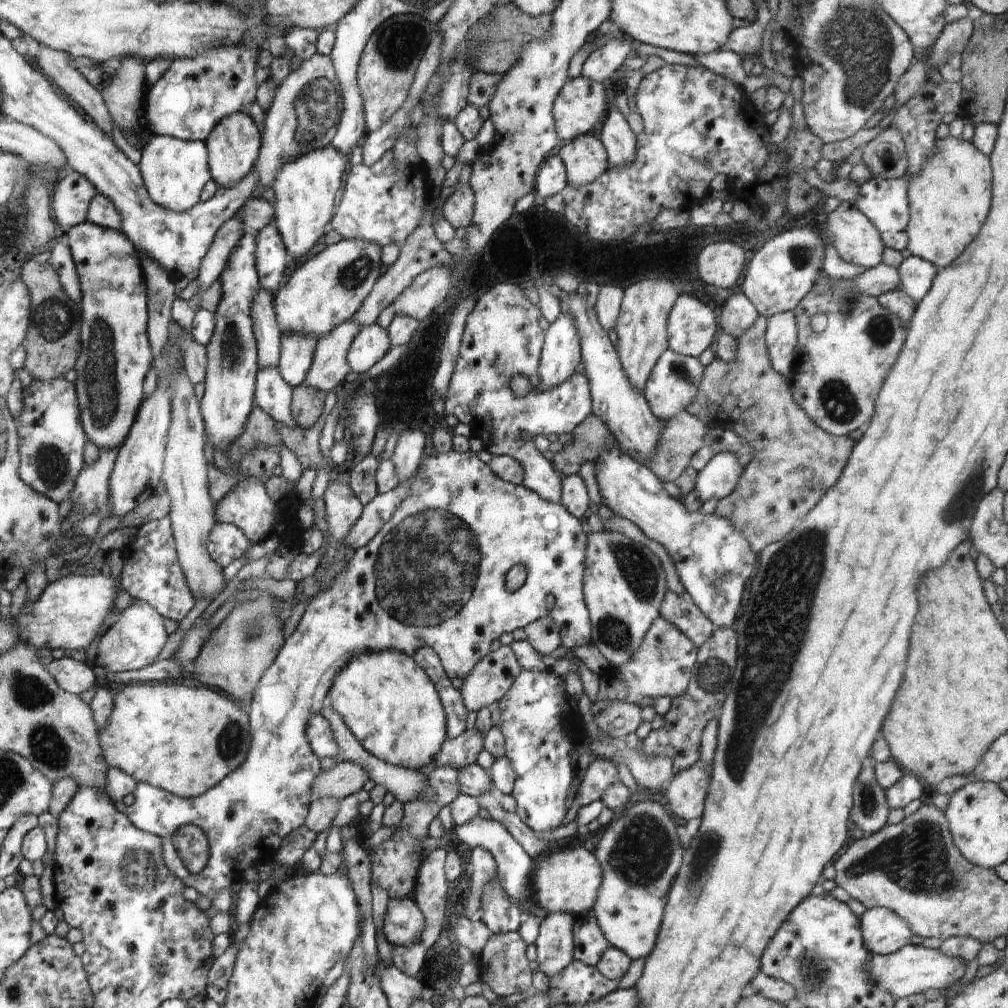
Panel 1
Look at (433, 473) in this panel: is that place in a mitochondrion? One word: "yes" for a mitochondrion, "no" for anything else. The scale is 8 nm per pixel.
no

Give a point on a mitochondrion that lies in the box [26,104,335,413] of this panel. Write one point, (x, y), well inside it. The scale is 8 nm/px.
(53, 318)

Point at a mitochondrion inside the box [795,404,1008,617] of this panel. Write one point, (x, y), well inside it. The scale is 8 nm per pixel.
(968, 491)

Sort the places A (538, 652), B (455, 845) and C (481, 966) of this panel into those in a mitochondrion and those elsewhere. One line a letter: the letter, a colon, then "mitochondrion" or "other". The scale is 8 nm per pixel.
A: other
B: other
C: other

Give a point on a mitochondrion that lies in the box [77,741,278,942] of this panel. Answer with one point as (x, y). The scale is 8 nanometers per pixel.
(138, 867)

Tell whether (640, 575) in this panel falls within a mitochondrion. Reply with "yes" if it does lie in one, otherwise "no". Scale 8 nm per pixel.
yes

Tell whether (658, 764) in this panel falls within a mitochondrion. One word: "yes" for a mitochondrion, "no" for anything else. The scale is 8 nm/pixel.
no

